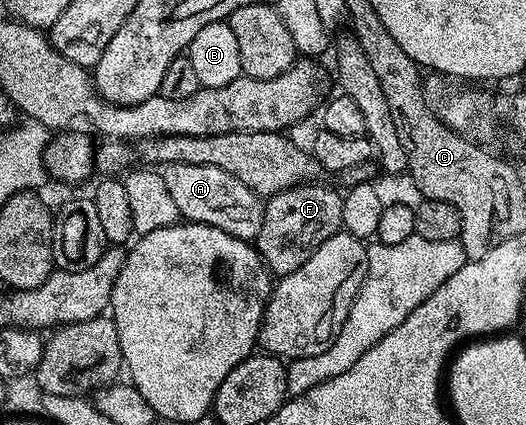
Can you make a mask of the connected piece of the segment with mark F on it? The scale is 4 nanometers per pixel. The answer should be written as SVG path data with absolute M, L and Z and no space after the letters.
M320 184L295 185L264 201L262 229L258 231L254 244L269 273L277 278L290 275L290 271L298 271L298 267L302 267L302 263L306 263L306 259L326 243L326 239L343 230L344 198L341 190Z

